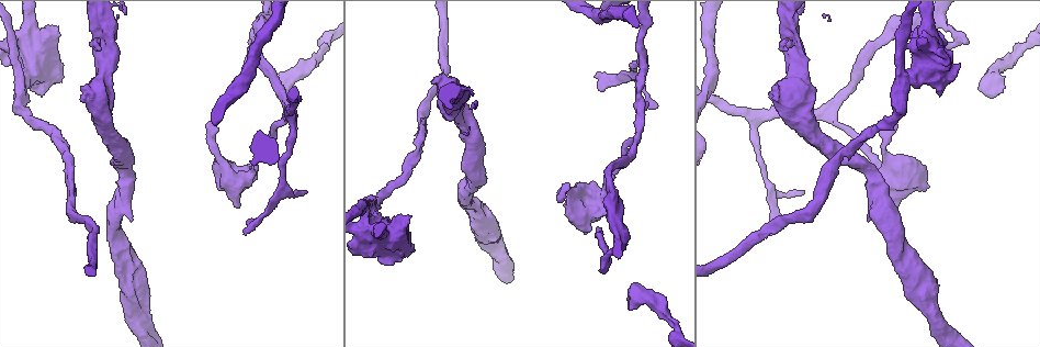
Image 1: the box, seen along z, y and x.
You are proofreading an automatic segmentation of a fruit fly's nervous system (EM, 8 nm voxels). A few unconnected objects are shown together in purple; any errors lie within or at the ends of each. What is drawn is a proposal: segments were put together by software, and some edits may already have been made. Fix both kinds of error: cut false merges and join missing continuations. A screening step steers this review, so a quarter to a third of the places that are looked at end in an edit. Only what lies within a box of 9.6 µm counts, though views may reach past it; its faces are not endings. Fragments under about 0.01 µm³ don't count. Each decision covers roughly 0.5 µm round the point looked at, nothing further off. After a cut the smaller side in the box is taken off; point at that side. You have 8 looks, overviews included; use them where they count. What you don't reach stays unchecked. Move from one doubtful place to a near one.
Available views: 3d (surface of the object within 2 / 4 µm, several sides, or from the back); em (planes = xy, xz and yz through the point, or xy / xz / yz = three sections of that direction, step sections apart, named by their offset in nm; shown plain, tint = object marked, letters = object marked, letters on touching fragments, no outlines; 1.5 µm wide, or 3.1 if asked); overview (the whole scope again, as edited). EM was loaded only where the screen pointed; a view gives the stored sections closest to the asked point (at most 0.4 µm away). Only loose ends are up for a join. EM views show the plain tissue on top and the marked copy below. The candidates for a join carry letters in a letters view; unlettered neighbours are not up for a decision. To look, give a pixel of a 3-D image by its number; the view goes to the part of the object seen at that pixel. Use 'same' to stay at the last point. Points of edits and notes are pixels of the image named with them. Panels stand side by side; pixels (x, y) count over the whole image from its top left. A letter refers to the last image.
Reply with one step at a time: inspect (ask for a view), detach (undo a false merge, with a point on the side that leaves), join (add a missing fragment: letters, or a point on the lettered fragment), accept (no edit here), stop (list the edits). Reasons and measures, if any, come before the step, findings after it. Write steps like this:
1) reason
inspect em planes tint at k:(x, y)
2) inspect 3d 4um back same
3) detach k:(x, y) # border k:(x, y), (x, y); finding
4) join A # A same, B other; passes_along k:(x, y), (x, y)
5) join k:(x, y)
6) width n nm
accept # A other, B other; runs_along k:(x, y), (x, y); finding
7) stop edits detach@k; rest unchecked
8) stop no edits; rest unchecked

tapers out
inspect 3d 2um at 1:(246, 233)

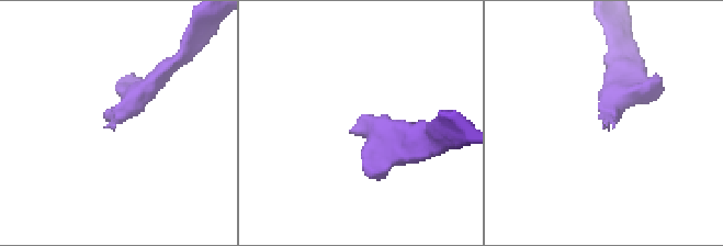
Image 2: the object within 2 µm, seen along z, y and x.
inspect em xy step 4 letters at 2:(603, 128)

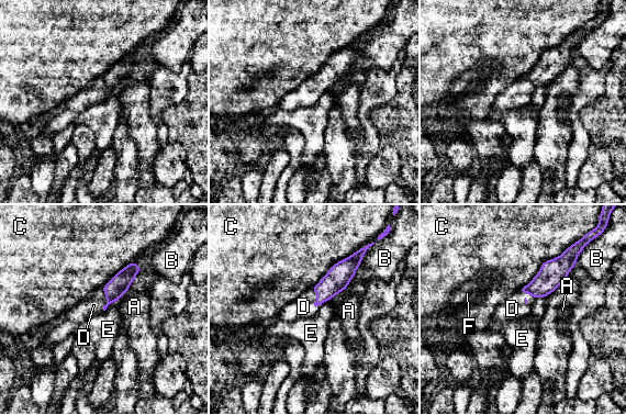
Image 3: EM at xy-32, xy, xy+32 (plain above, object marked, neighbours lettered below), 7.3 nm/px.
join D # A other, B other, C other, D same, E other, F other; it goes on there

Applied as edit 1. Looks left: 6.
thick turns thin
inspect 3d 4um at 1:(129, 270)

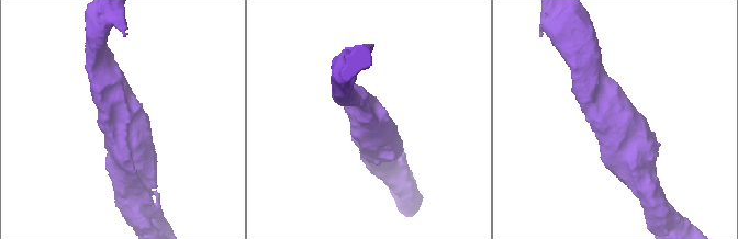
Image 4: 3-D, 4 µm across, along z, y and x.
inspect em planes tint at 4:(616, 120)

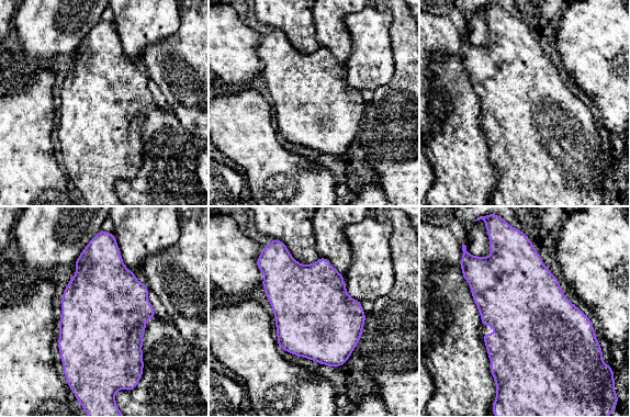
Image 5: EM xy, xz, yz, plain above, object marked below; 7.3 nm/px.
see the neighbours
inspect em planes letters same

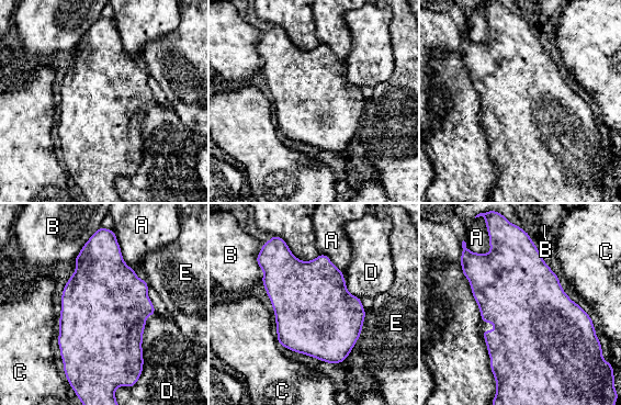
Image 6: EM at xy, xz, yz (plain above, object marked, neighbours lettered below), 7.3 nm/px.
width 600 nm
accept # A other, B other, C other, D other, E other; one neuron here

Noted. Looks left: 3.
narrows sharply
inspect 3d 4um at 1:(1025, 48)

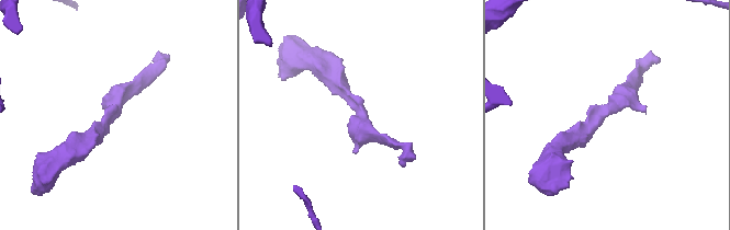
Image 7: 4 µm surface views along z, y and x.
shape alone is not enough
inspect em xz step 4 tint at 7:(605, 112)

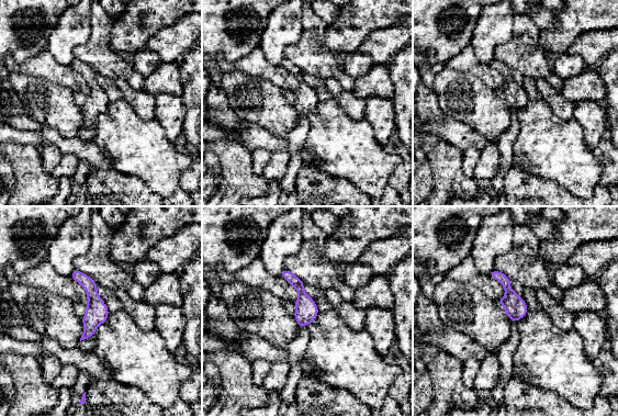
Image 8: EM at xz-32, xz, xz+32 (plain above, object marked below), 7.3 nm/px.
what lies round it
inspect em xz step 4 letters same

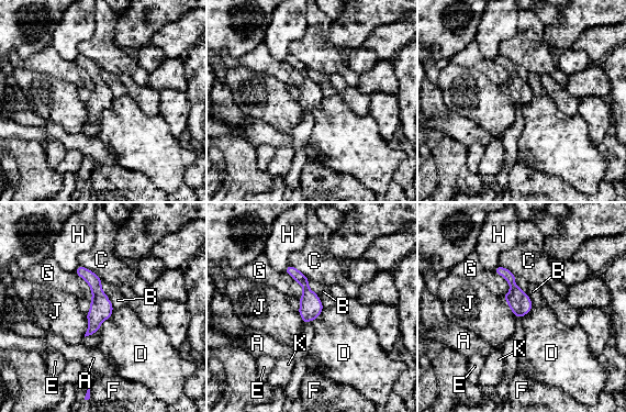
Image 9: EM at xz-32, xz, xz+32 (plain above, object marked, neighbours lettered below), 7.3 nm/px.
width 160 nm
accept # A other, B other, C other, D other, E other, F other, G other, H other, J other, K other; border 9:(113, 308), (112, 314), (99, 329); one neuron here

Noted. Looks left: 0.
stop edits join@3; rest unchecked

